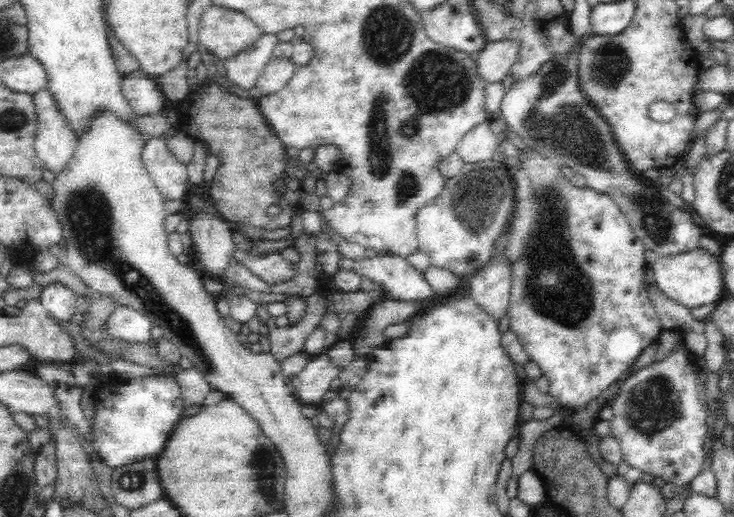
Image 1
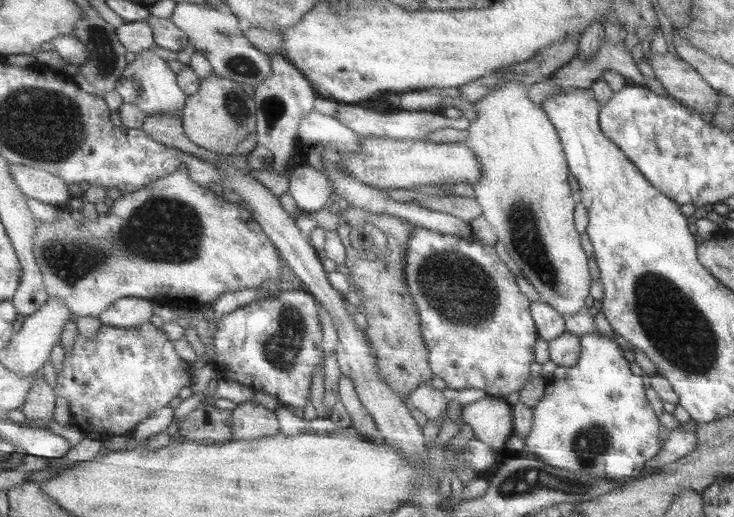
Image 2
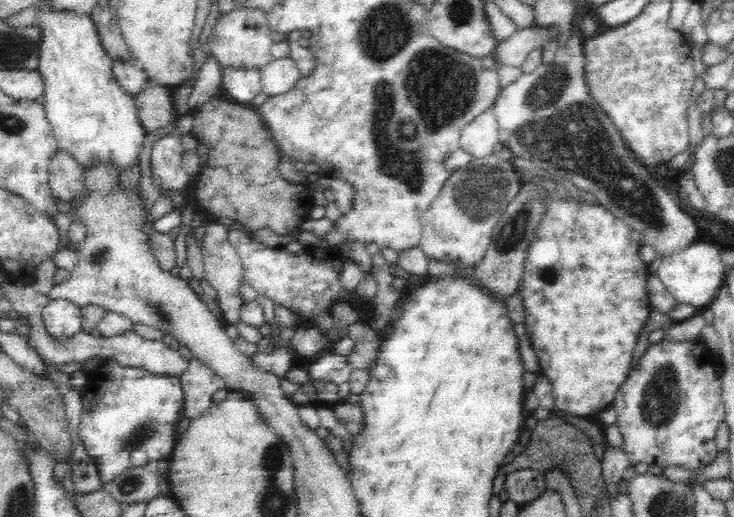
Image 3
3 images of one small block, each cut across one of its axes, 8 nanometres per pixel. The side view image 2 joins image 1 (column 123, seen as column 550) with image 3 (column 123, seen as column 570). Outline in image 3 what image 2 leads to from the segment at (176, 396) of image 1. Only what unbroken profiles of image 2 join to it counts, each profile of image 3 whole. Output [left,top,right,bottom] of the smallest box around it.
[79,358,184,485]

